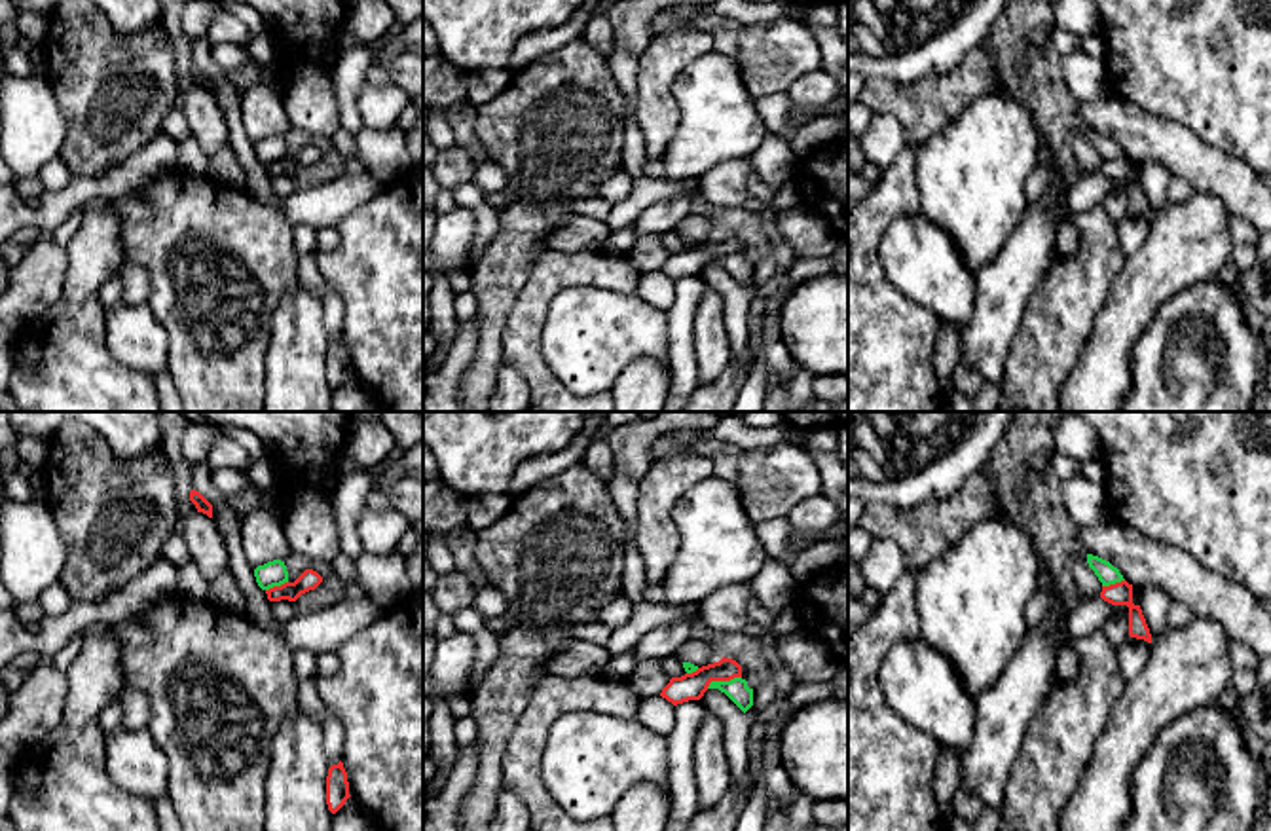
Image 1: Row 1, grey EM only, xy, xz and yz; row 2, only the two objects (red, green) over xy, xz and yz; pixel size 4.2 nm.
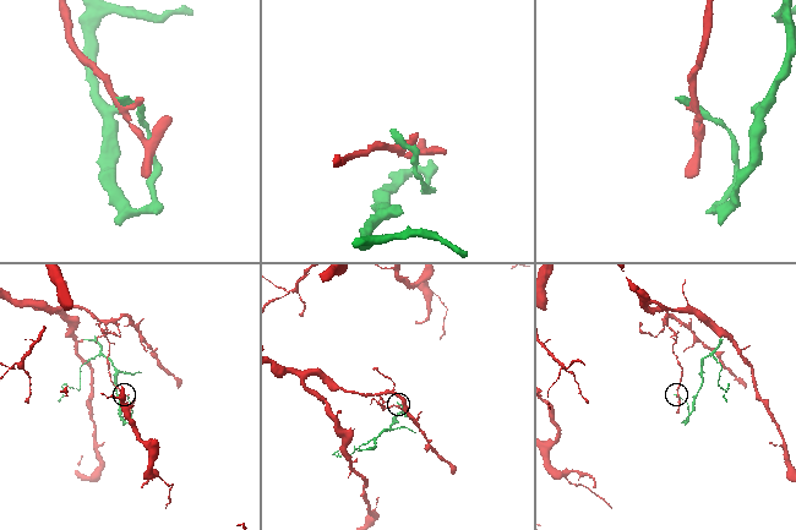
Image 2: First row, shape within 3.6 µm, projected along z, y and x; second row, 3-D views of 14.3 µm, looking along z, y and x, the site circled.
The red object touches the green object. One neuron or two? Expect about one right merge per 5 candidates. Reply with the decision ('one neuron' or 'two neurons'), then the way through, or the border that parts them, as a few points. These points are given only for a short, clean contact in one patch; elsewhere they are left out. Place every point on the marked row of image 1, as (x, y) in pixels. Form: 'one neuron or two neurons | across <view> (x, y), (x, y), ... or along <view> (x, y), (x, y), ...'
two neurons | along xz (740, 676), (714, 680), (706, 687)

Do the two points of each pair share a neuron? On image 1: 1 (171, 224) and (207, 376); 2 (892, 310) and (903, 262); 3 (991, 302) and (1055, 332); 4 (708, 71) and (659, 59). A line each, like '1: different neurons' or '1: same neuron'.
1: same neuron
2: different neurons
3: different neurons
4: different neurons

